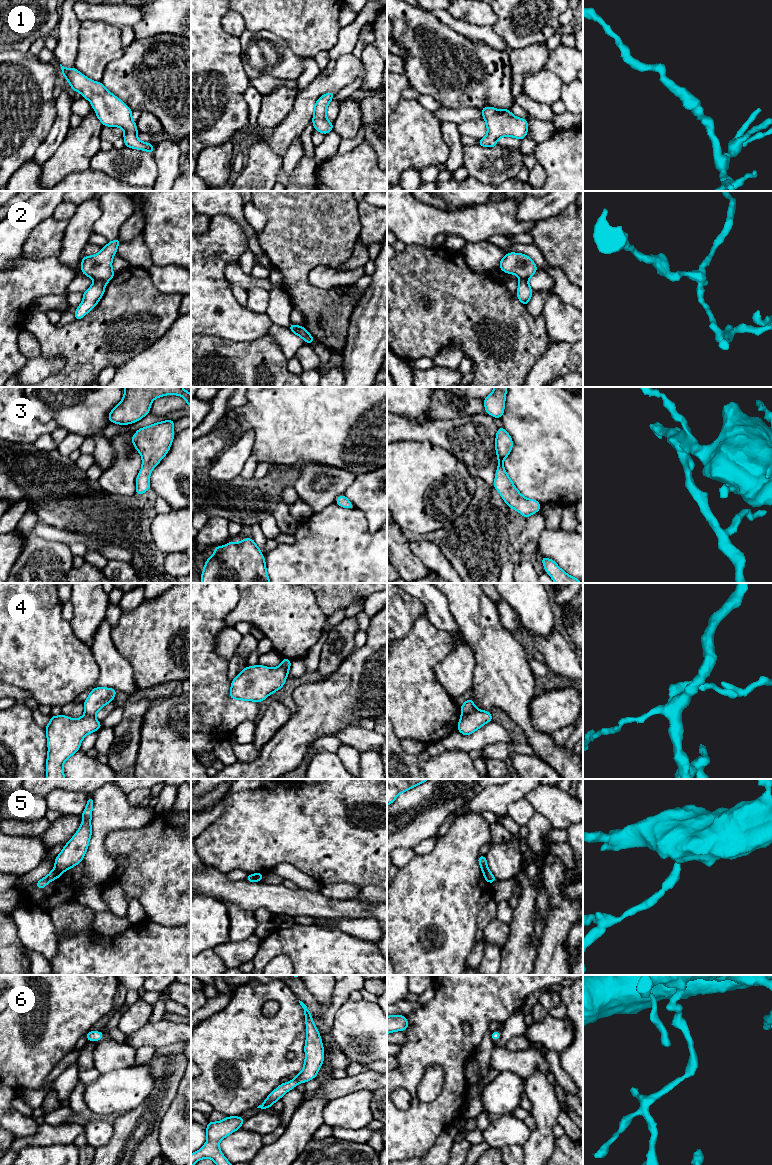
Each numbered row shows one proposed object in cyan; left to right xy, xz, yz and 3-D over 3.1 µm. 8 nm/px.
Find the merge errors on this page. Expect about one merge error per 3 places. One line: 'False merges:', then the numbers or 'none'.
False merges: 2, 4, 5

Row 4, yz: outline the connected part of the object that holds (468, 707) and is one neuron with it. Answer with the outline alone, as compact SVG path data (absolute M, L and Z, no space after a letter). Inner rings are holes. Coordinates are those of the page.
M472 697L469 698L468 700L466 700L464 702L464 704L460 707L460 712L463 714L463 715L467 715L467 714L470 714L472 712L475 712L477 711L478 708L473 704L473 699Z

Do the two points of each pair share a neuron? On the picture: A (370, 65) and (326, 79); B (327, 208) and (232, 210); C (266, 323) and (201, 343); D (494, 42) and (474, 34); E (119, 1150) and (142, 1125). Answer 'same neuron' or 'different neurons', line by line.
A: different neurons
B: different neurons
C: different neurons
D: same neuron
E: same neuron

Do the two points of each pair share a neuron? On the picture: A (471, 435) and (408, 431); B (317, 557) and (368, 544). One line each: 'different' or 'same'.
A: same
B: same

